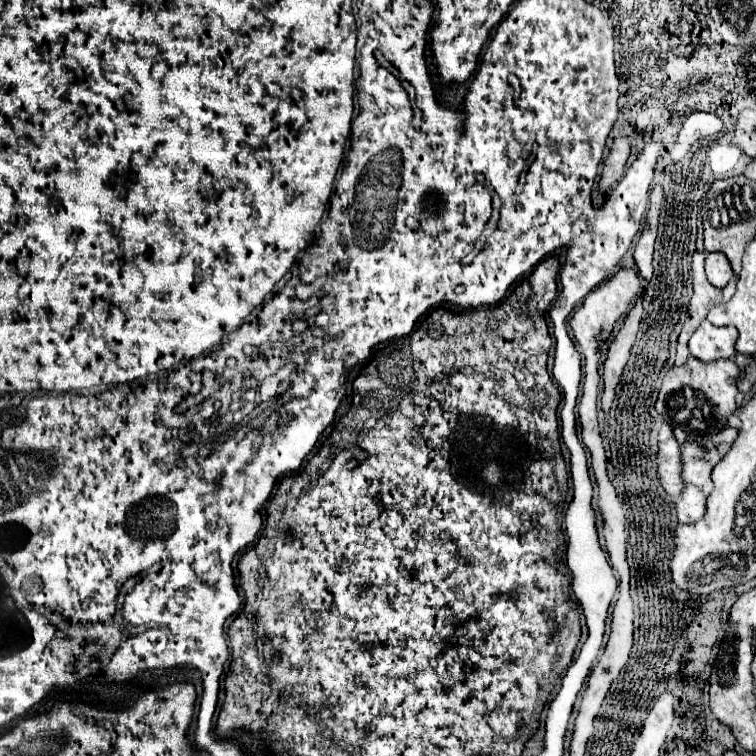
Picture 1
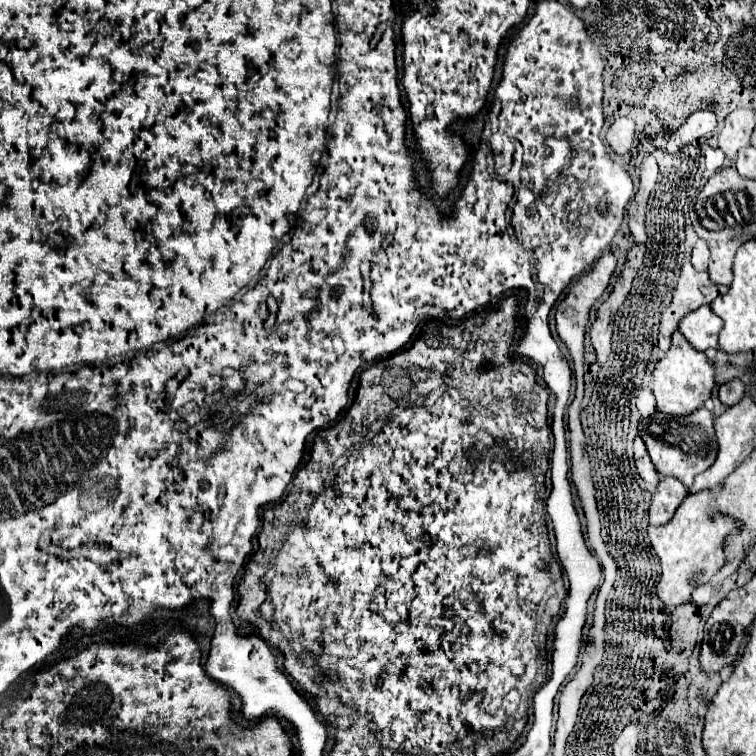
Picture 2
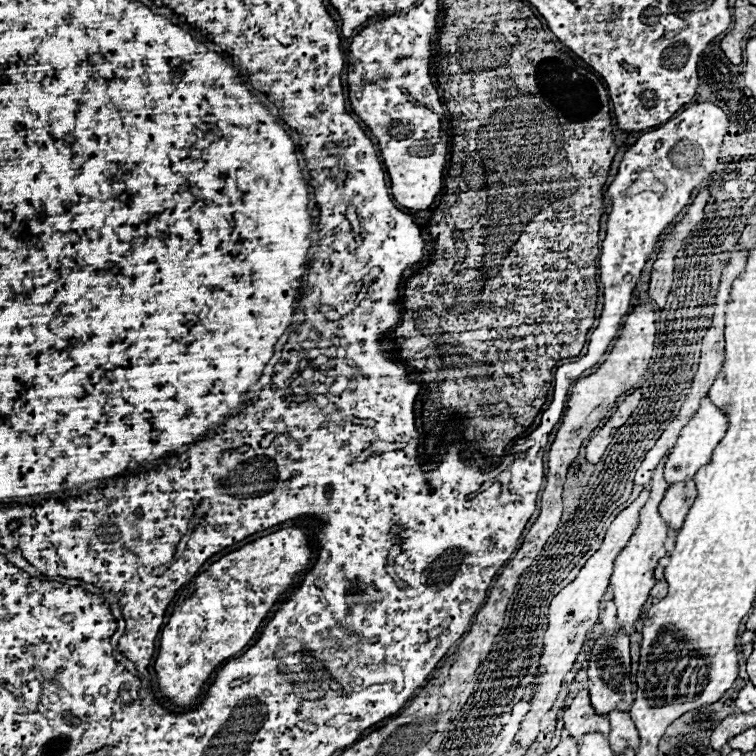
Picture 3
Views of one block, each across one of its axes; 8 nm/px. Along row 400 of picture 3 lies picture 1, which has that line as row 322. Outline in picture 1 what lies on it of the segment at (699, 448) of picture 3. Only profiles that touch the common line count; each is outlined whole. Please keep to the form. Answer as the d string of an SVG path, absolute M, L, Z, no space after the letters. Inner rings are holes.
M704 320L688 340L692 356L698 360L718 360L730 358L734 354L734 340L738 332L734 326L714 326Z

